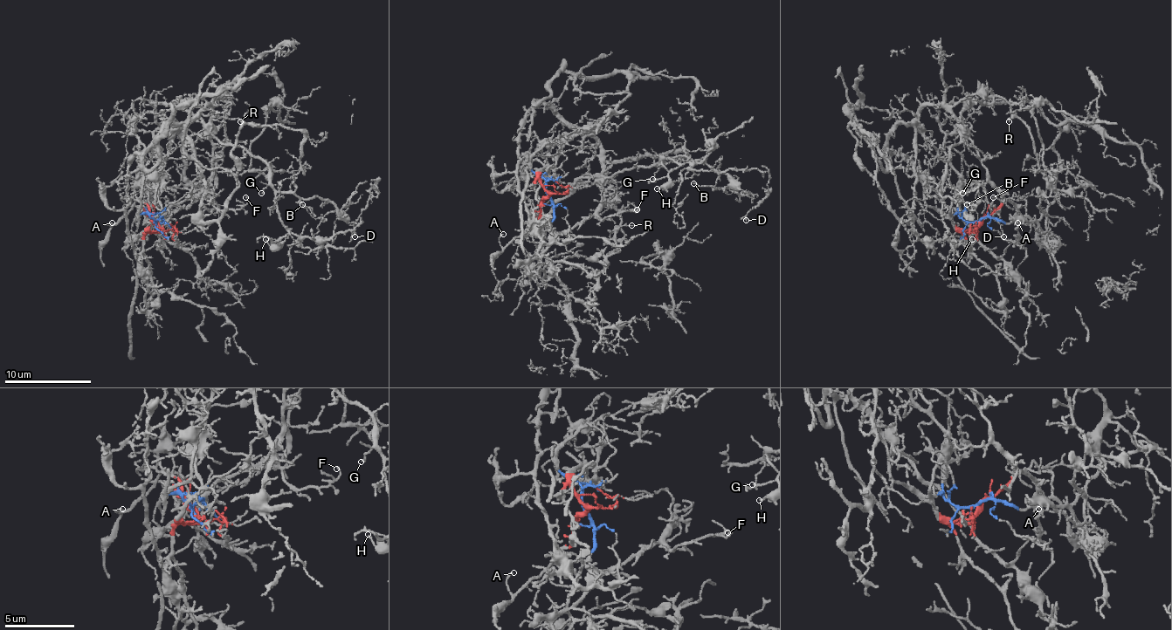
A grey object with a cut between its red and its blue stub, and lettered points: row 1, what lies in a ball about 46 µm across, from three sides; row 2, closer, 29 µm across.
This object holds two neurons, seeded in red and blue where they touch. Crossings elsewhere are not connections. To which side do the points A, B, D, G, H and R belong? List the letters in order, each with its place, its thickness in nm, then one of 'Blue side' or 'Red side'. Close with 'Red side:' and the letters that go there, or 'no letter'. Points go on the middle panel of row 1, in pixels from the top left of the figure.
A: Place: (503, 234). Thickness 120 nm. Red side
B: Place: (693, 183). Thickness 120 nm. Blue side
D: Place: (746, 220). Thickness 110 nm. Blue side
G: Place: (652, 179). Thickness 120 nm. Blue side
H: Place: (657, 188). Thickness 120 nm. Blue side
R: Place: (631, 225). Thickness 130 nm. Red side
Red side: A, R

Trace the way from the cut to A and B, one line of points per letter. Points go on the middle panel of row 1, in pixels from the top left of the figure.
A: (547, 195), (541, 214), (506, 247), (499, 243), (504, 234)
B: (547, 195), (554, 214), (530, 275), (549, 275), (543, 218), (584, 177), (682, 157), (730, 179), (693, 183)

